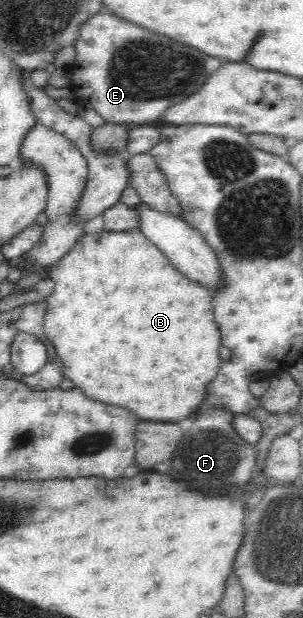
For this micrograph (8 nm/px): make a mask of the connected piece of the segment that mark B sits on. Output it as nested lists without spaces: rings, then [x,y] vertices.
[[[127,230],[127,232],[101,231],[85,234],[79,242],[63,258],[49,266],[48,277],[53,281],[54,288],[47,298],[47,310],[43,326],[45,335],[51,340],[61,364],[67,384],[77,386],[85,392],[91,400],[99,400],[105,404],[117,404],[133,410],[141,420],[153,422],[181,422],[183,418],[194,416],[197,410],[207,400],[207,384],[217,376],[221,362],[219,348],[221,348],[221,331],[213,316],[213,295],[200,284],[189,282],[189,279],[177,271],[173,263],[153,244],[140,230]]]

